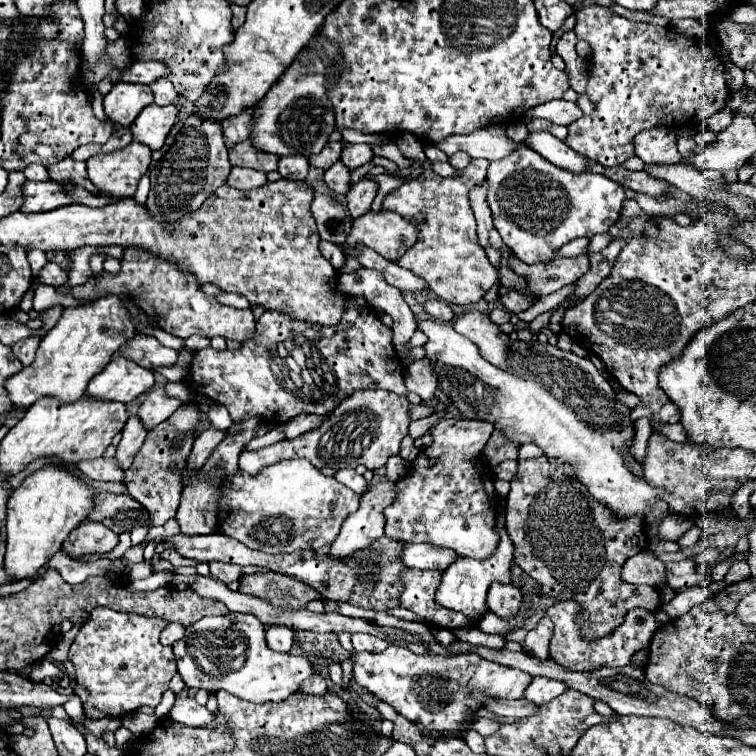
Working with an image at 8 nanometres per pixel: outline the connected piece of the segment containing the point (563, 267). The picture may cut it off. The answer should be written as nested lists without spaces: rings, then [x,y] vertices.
[[[511,254],[509,264],[513,264],[513,270],[521,272],[521,276],[529,276],[533,292],[545,296],[579,280],[589,270],[589,254],[581,254],[577,258],[555,258],[551,262],[533,266],[519,262],[517,256]]]

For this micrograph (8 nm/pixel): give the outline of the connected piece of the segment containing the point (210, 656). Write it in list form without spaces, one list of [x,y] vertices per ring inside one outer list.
[[[229,614],[225,616],[225,622],[217,622],[217,616],[201,618],[193,626],[185,630],[185,636],[173,644],[173,654],[177,662],[177,672],[183,678],[187,688],[203,688],[207,692],[219,692],[225,690],[237,698],[243,698],[247,702],[281,702],[287,696],[291,696],[303,680],[315,674],[313,664],[305,656],[293,656],[293,654],[275,654],[269,652],[269,646],[265,644],[265,626],[251,614]]]

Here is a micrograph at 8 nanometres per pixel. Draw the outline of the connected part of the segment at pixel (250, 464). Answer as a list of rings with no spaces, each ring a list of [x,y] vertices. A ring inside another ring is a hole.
[[[355,390],[349,394],[341,404],[327,414],[325,422],[321,422],[311,432],[297,436],[295,440],[281,440],[273,446],[261,450],[243,450],[239,456],[239,468],[247,474],[257,474],[261,468],[291,460],[291,458],[305,458],[315,468],[355,468],[365,464],[369,470],[377,470],[385,466],[387,458],[399,454],[399,444],[407,436],[409,426],[409,400],[407,396],[393,394],[389,390]]]

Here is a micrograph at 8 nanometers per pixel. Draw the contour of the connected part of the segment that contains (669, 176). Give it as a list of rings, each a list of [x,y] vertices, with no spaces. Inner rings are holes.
[[[649,164],[645,166],[645,172],[651,178],[665,180],[685,194],[689,194],[695,200],[721,200],[727,204],[731,210],[737,212],[741,220],[755,220],[753,206],[745,206],[747,200],[745,196],[735,196],[727,192],[725,182],[719,172],[713,170],[697,170],[689,164]]]

